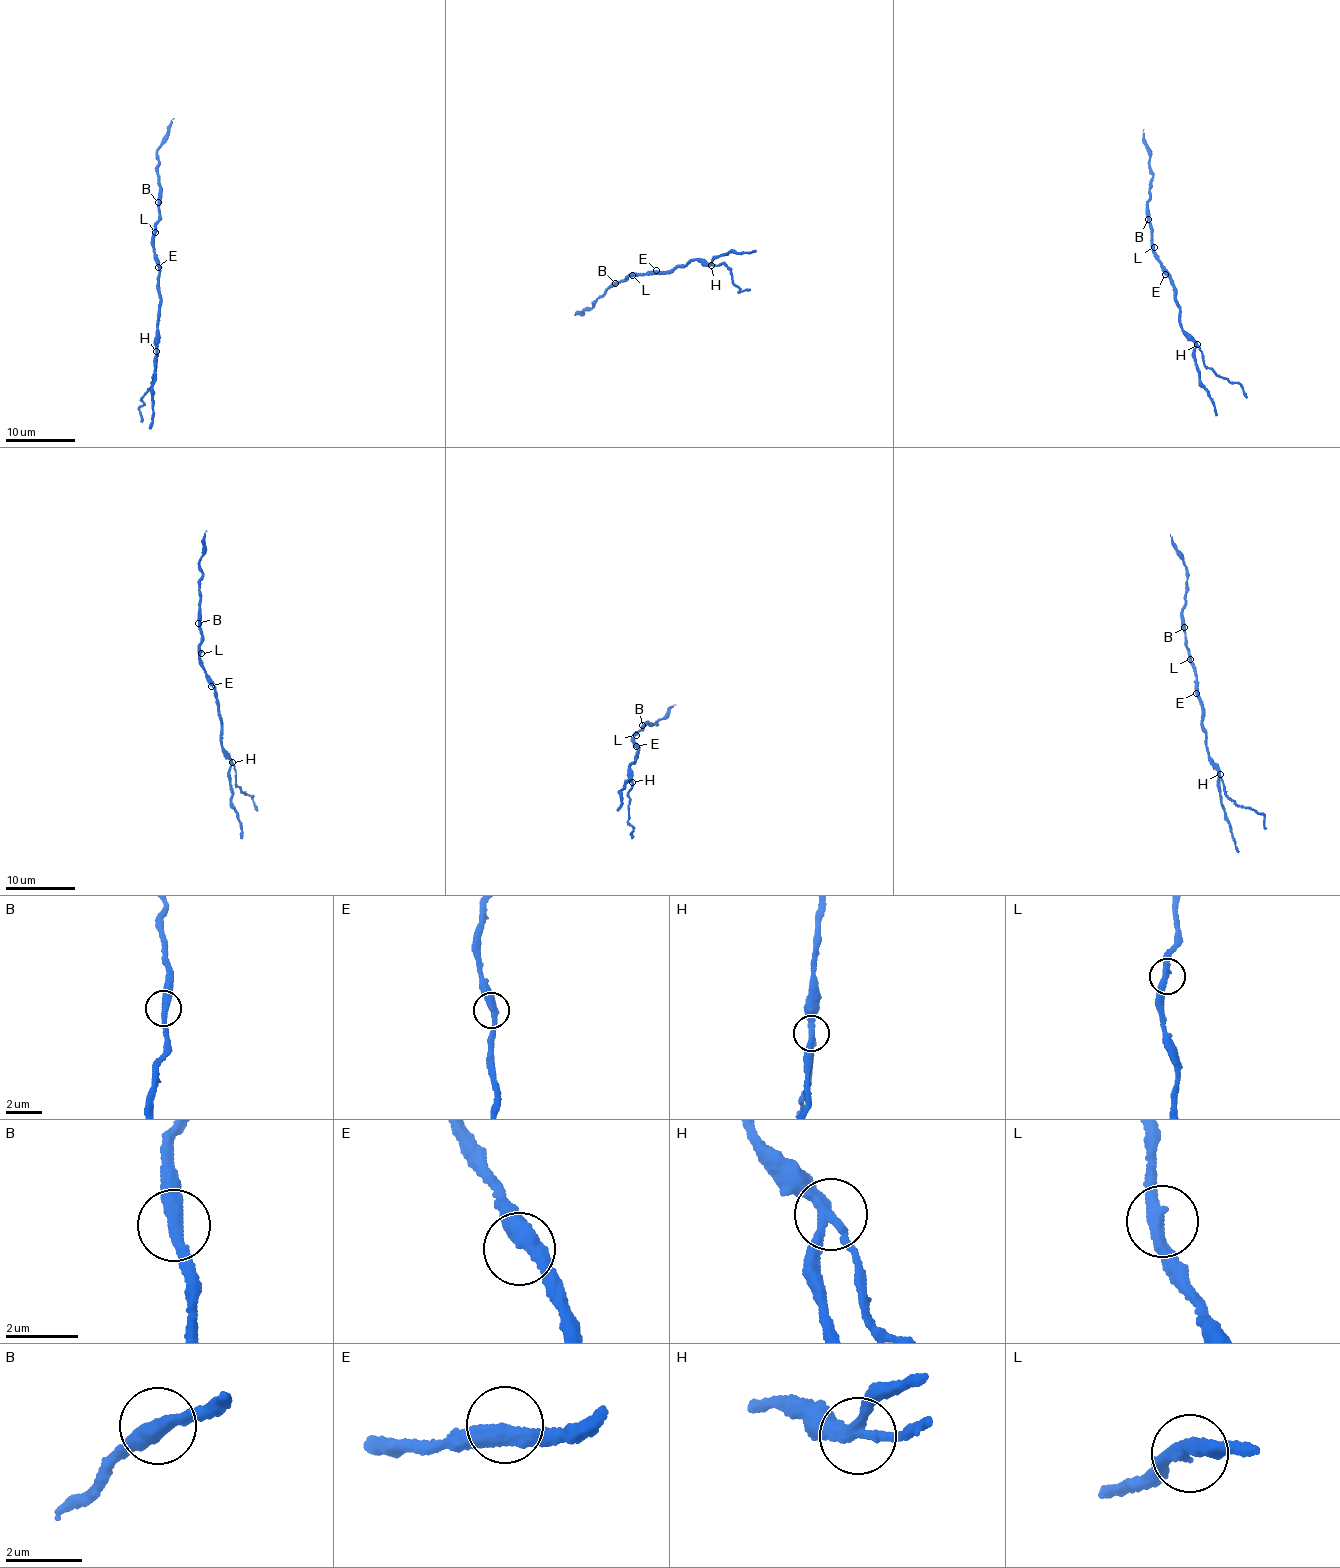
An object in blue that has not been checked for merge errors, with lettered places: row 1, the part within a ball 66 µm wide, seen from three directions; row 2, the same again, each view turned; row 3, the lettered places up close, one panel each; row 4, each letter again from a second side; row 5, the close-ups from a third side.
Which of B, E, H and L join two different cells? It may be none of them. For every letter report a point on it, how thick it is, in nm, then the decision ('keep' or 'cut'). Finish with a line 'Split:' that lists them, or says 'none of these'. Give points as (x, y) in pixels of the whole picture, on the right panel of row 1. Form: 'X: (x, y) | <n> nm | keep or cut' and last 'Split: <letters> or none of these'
B: (1148, 219) | 360 nm | keep
E: (1165, 274) | 400 nm | keep
H: (1197, 344) | 240 nm | cut
L: (1154, 247) | 340 nm | keep
Split: H

